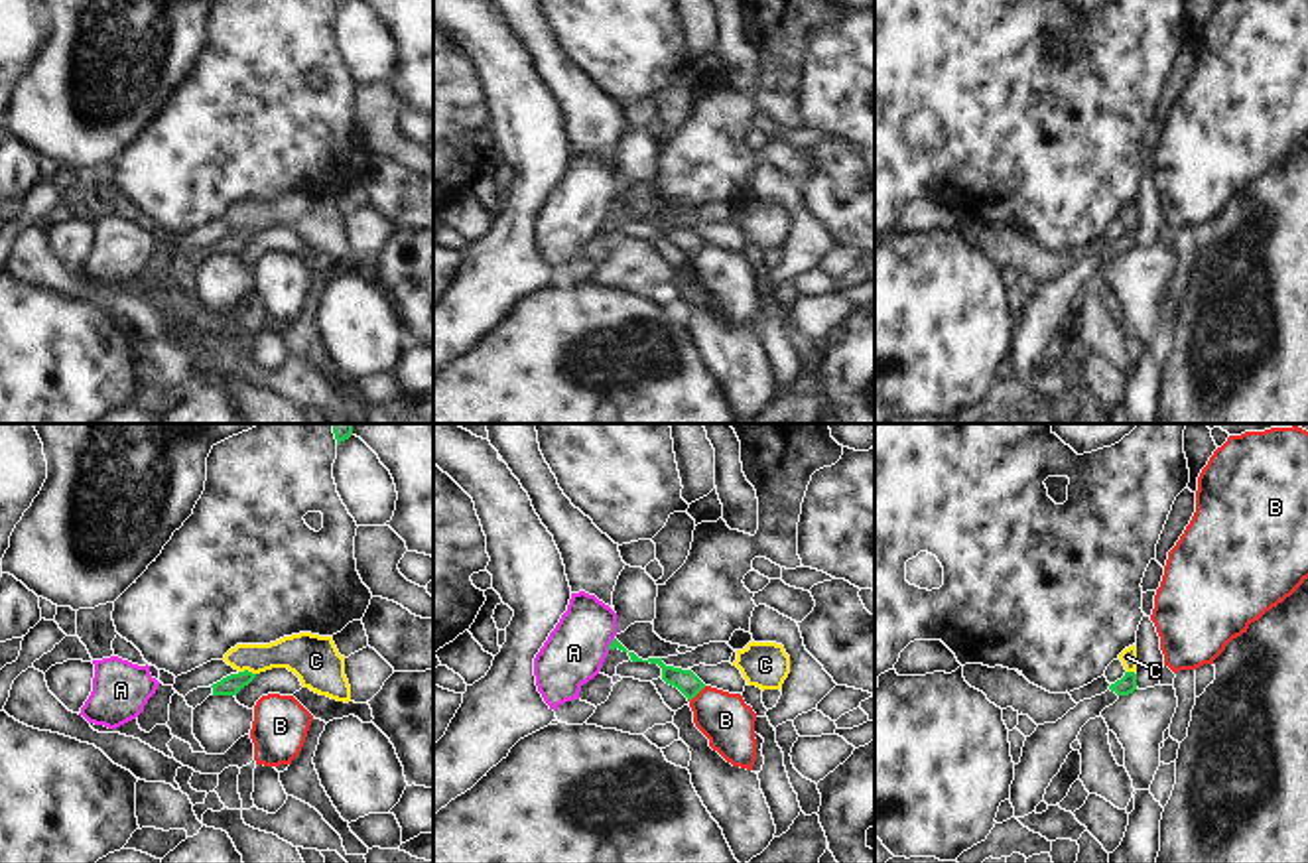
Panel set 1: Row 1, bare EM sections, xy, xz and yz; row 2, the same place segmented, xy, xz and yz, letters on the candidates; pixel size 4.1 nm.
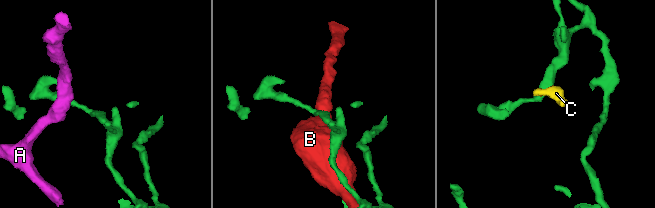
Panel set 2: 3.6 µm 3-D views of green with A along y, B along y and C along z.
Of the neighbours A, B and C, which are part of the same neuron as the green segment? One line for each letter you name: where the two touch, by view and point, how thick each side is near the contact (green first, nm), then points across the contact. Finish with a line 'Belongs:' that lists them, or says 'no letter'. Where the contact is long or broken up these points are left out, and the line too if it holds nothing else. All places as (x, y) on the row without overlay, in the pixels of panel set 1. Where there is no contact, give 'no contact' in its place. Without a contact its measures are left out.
Belongs: no letter

